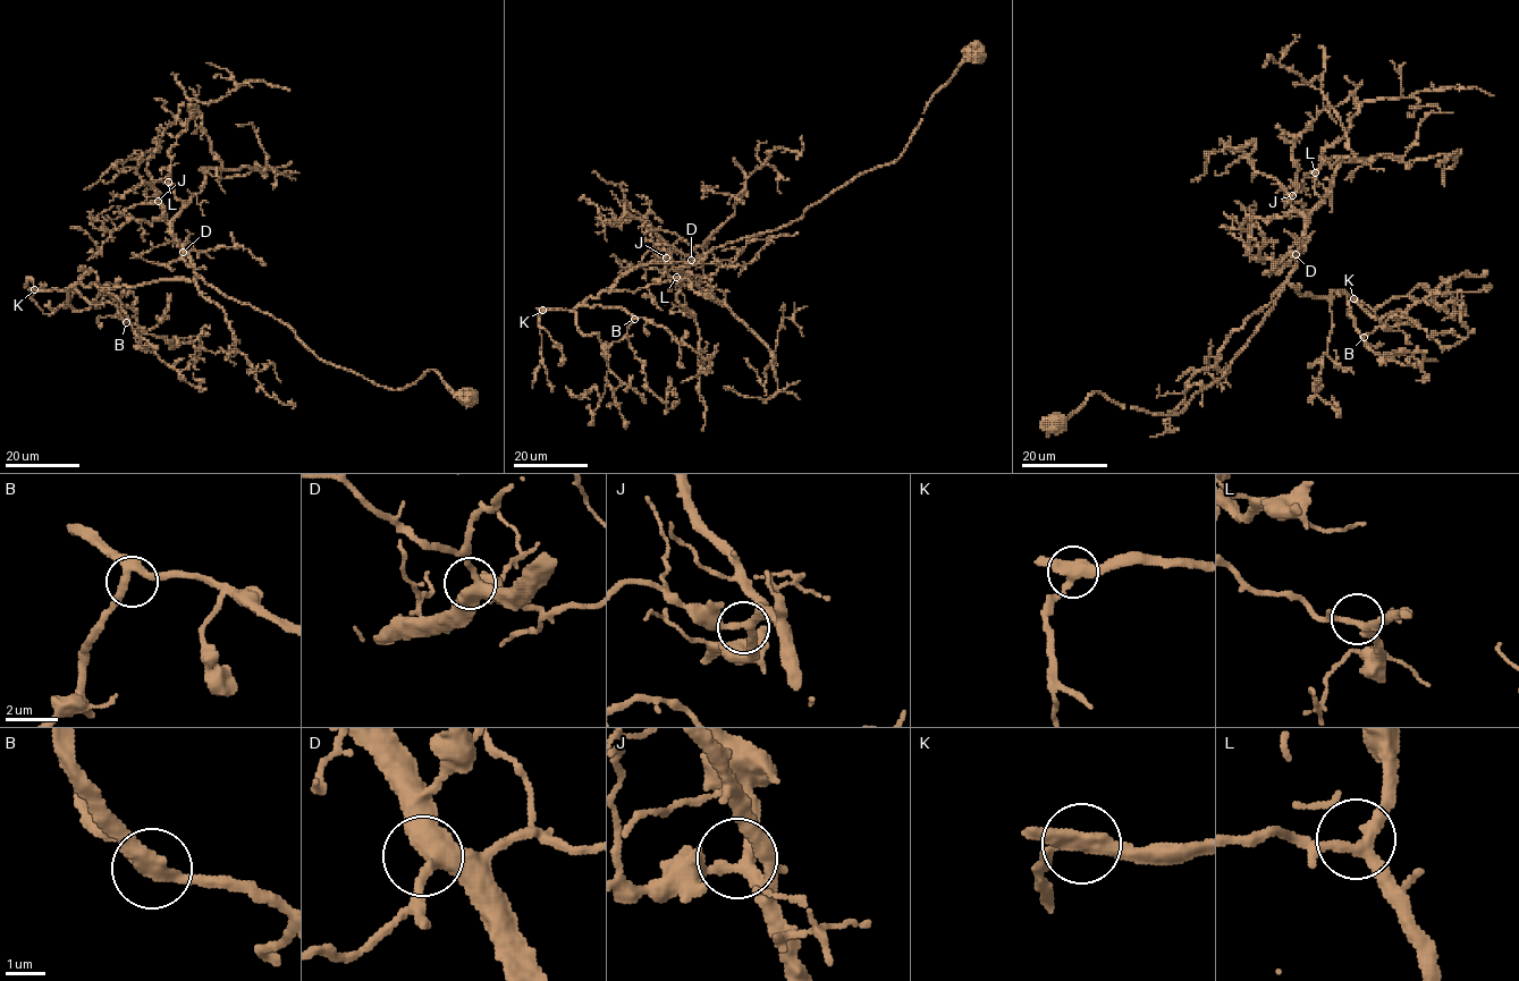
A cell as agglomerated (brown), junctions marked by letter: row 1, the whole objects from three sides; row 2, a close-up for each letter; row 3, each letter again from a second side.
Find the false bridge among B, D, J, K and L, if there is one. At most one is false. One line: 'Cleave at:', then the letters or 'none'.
Cleave at: none

